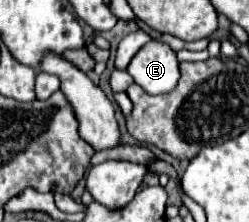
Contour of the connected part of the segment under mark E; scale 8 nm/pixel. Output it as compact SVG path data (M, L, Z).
M151 40L133 56L127 72L145 92L165 94L177 86L179 62L167 44Z

